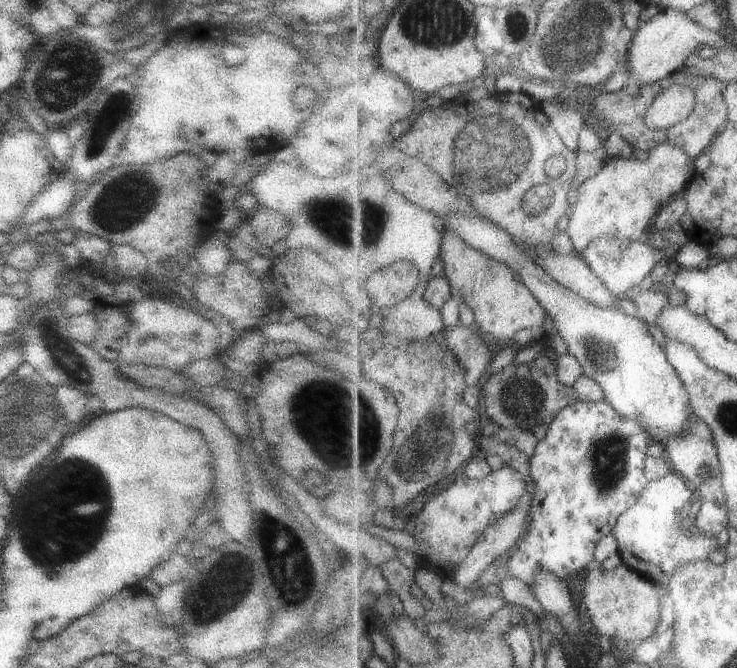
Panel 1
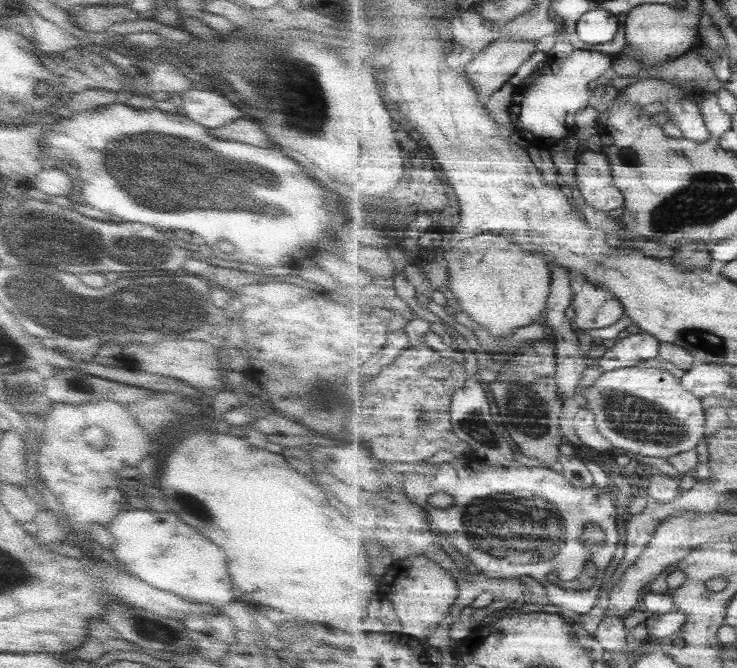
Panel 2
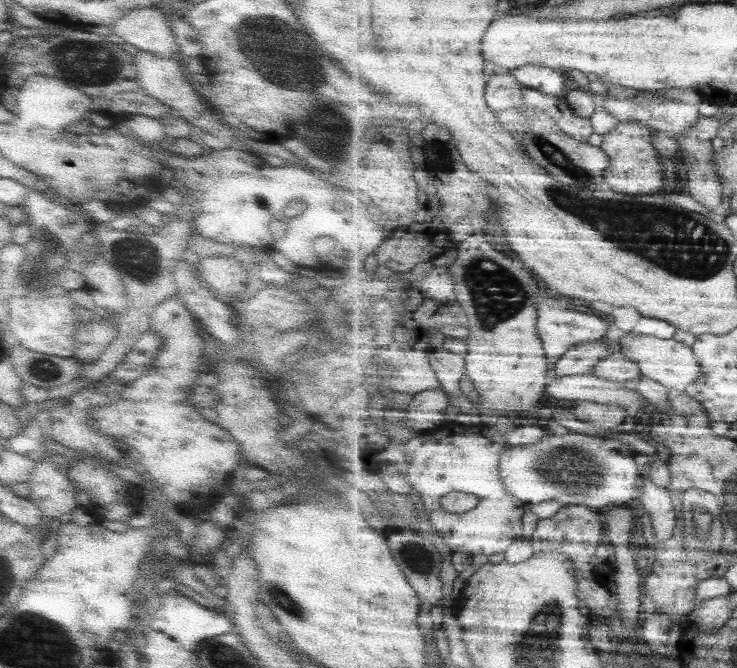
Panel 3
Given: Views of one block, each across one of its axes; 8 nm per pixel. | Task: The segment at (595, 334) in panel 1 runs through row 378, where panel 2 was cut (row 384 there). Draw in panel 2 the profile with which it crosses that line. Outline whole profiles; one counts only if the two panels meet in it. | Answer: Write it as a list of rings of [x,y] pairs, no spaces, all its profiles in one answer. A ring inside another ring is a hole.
[[[622,368],[605,372],[600,380],[586,393],[588,408],[597,416],[598,428],[602,435],[614,443],[616,448],[630,450],[644,456],[660,456],[669,459],[683,452],[696,450],[706,436],[706,408],[702,398],[682,386],[681,378],[672,372],[658,368]]]

